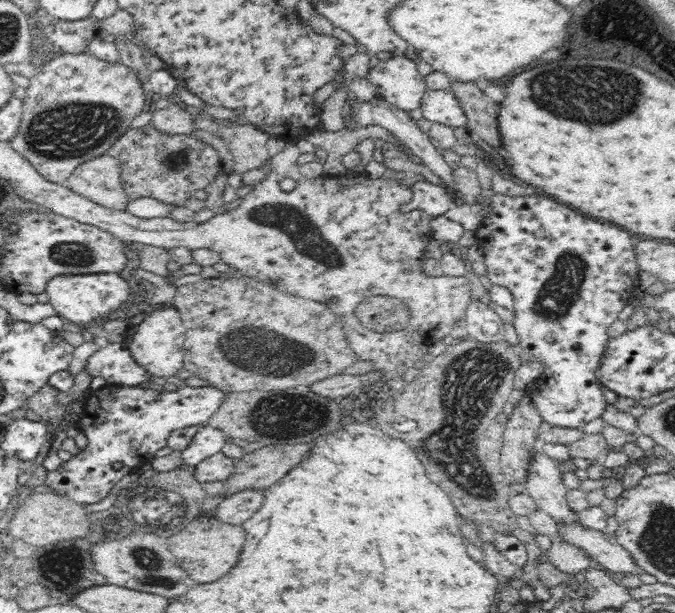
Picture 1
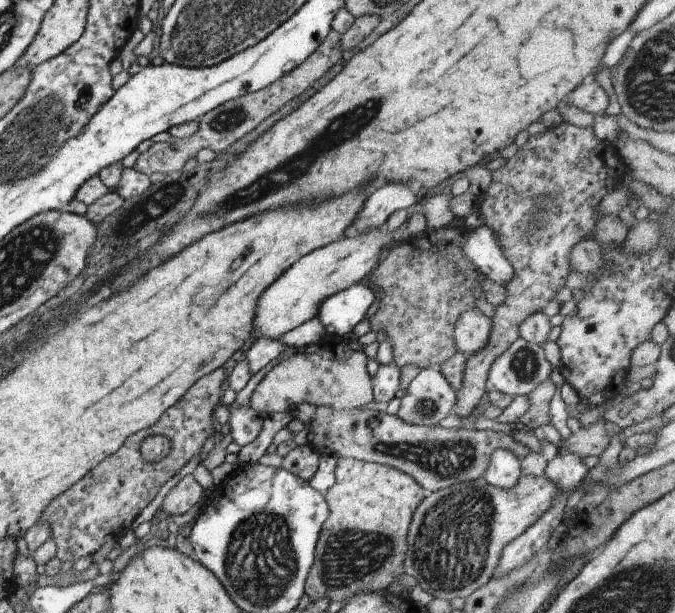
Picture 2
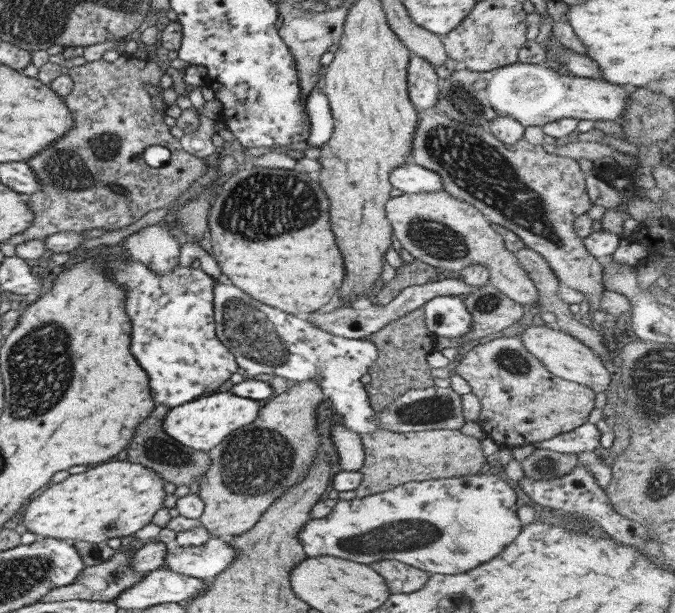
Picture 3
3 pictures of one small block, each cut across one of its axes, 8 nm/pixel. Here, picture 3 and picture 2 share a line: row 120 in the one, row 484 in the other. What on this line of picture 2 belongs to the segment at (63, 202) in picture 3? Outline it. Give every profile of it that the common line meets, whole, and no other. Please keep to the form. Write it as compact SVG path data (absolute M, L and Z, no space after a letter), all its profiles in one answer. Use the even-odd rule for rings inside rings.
M223 368L199 378L150 428L128 436L115 453L50 501L41 520L49 524L51 538L57 546L57 557L62 562L75 563L80 558L95 555L108 540L120 540L123 532L130 530L128 526L132 526L132 520L154 500L158 490L196 454L200 454L204 442L213 436L218 427L213 412L220 400L224 379ZM158 433L170 439L170 454L159 463L146 462L141 457L141 442L147 436Z

